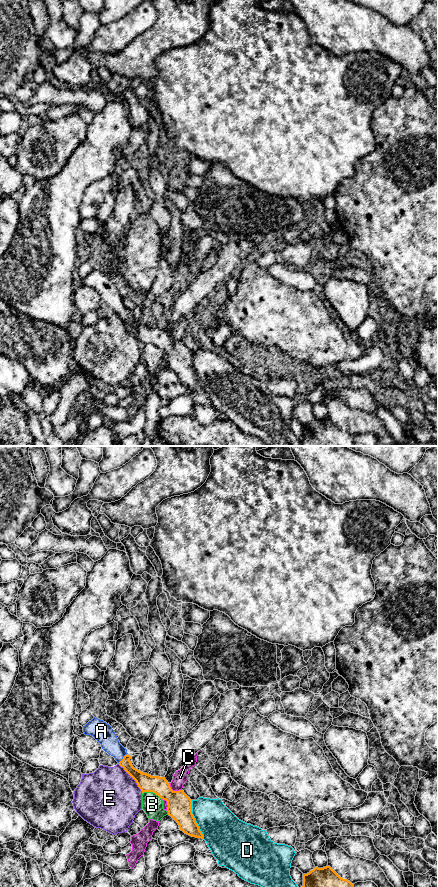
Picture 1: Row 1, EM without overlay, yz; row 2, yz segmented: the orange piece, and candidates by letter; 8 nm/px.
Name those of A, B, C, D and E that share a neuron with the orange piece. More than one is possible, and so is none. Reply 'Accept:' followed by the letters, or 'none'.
Accept: A

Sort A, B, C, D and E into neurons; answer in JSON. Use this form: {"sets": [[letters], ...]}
{"sets": [["A"], ["B"], ["C"], ["D", "E"]]}

